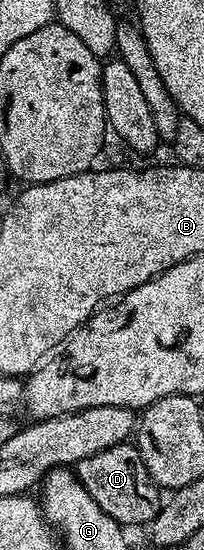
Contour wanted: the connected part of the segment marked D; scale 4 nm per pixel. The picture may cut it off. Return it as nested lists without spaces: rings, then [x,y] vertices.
[[[135,444],[106,447],[106,451],[98,451],[98,455],[82,459],[74,467],[74,472],[82,487],[90,491],[94,503],[98,503],[98,507],[102,507],[102,511],[106,511],[106,515],[110,515],[110,519],[114,519],[121,527],[147,526],[160,513],[162,490],[152,482],[152,476],[146,471],[140,450]]]

